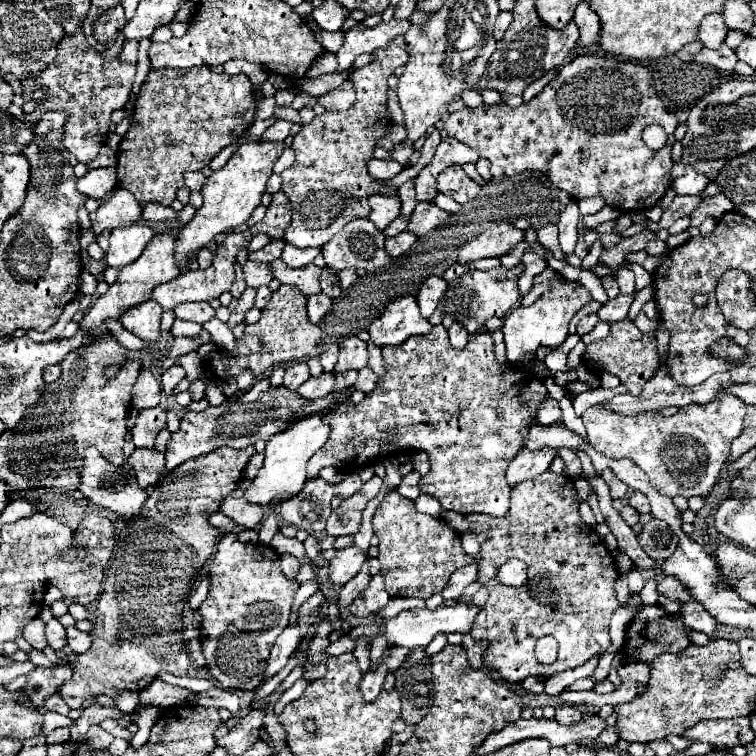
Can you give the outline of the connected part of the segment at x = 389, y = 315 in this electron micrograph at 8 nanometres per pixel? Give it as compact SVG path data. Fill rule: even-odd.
M400 296L398 300L388 304L382 316L368 328L372 342L378 346L402 344L406 338L414 334L426 334L430 330L432 324L422 318L414 296Z

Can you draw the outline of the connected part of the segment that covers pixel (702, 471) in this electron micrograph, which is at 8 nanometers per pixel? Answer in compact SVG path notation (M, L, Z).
M722 392L716 400L708 404L688 404L680 408L678 414L668 416L668 418L662 416L660 412L640 412L636 416L620 416L608 410L606 404L596 404L582 414L582 420L588 432L588 442L596 446L600 452L612 458L626 456L634 460L648 474L652 486L660 494L666 494L672 498L674 496L692 498L692 496L704 496L706 492L710 492L710 488L718 480L720 468L728 460L730 444L742 432L744 414L746 414L746 404L738 396L732 396L730 392Z

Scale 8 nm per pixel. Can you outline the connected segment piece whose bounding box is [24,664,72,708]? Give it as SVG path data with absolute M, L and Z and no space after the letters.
M58 664L52 668L38 666L32 674L28 674L28 684L24 690L28 692L28 698L32 700L32 704L40 708L44 700L56 694L58 688L70 678L72 678L72 668L68 664Z

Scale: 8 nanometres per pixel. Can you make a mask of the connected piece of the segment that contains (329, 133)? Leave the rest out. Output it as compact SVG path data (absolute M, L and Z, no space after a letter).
M398 36L388 44L384 50L374 52L374 60L364 68L354 68L352 82L356 84L356 102L346 112L324 112L322 116L316 116L310 124L302 126L302 130L294 136L292 150L296 154L296 160L290 168L286 168L282 178L282 192L292 202L292 224L284 232L284 240L296 248L320 248L324 246L348 220L354 218L366 218L368 208L368 196L370 194L388 194L394 196L396 188L386 188L374 182L374 178L366 172L366 162L372 158L372 150L376 146L376 138L386 134L386 124L390 124L386 114L386 92L388 92L388 76L408 62L408 52L404 38Z

